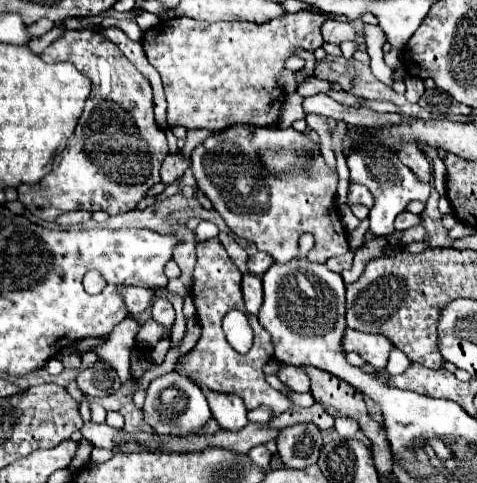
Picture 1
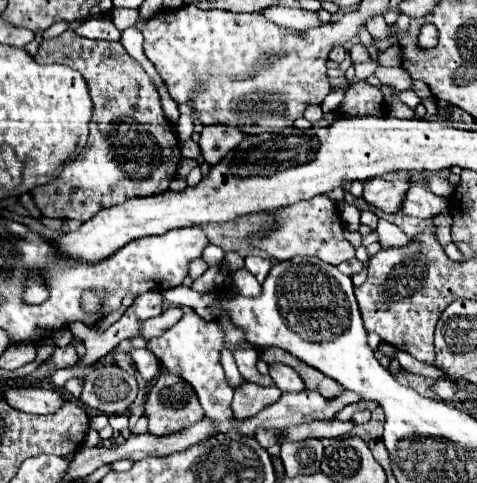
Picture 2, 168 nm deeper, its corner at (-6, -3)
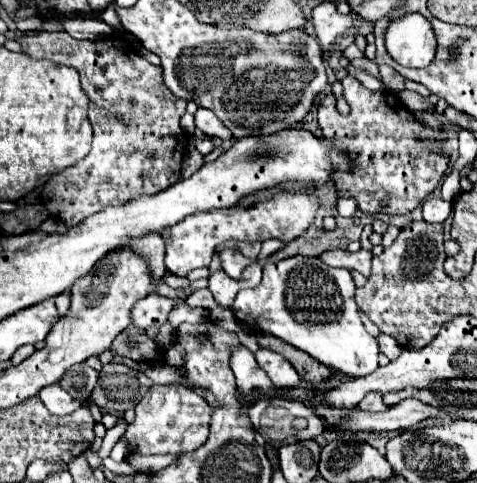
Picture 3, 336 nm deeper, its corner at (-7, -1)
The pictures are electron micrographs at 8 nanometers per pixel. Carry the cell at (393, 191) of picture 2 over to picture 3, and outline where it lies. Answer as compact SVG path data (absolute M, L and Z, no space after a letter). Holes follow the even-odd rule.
M353 76L343 78L343 98L351 106L349 116L337 112L337 98L333 94L323 96L317 116L323 136L351 160L351 170L335 170L333 182L339 198L355 198L361 212L367 214L407 214L415 210L425 196L429 196L441 178L445 176L451 160L451 152L445 146L429 146L423 140L433 138L437 142L447 140L441 128L429 128L421 124L407 106L387 90L371 92L361 86Z

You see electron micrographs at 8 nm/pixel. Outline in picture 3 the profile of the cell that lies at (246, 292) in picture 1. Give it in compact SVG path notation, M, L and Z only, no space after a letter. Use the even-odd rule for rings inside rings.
M225 248L219 250L219 258L221 258L221 268L225 270L225 274L229 274L231 278L239 278L243 268L251 262L249 258L245 258L239 250L233 248Z

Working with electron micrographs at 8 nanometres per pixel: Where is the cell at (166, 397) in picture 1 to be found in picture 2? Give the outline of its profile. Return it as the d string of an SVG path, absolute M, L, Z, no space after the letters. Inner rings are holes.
M164 370L154 380L154 384L150 386L150 392L148 392L148 398L146 398L146 404L144 404L144 414L150 420L148 432L162 436L162 434L172 434L172 430L184 430L186 426L202 420L204 408L200 406L194 388L190 388L190 384L186 380L182 380L176 374Z

